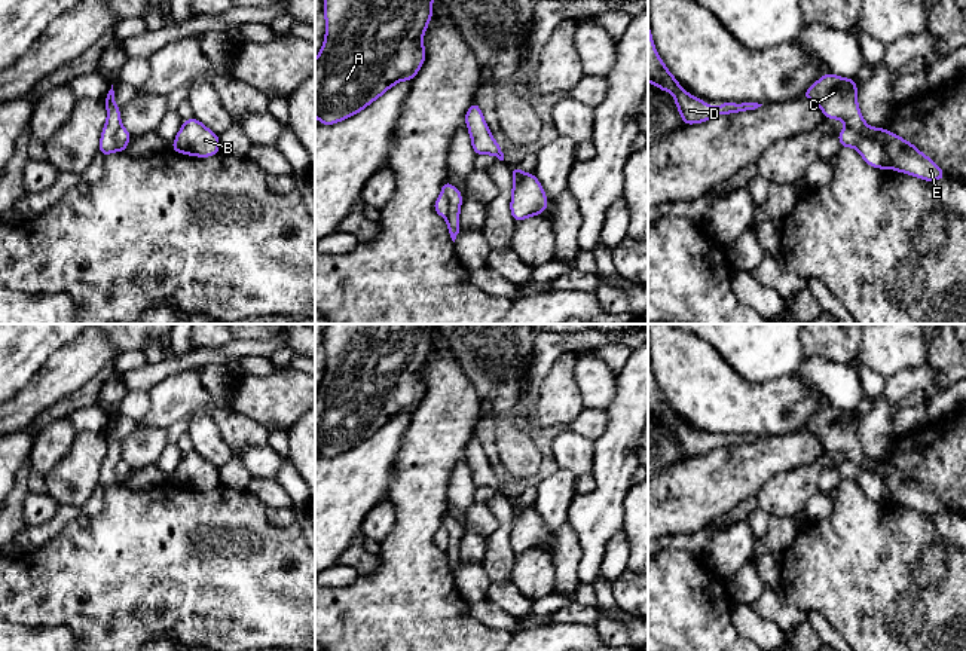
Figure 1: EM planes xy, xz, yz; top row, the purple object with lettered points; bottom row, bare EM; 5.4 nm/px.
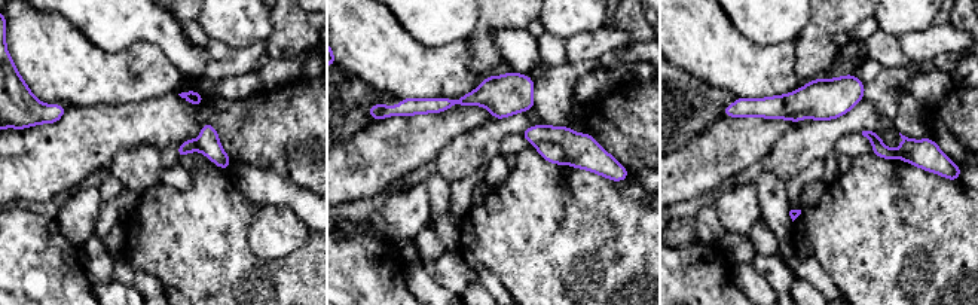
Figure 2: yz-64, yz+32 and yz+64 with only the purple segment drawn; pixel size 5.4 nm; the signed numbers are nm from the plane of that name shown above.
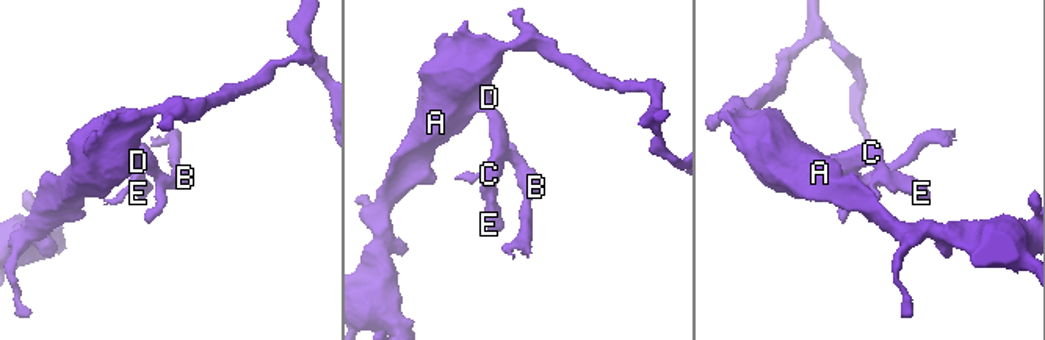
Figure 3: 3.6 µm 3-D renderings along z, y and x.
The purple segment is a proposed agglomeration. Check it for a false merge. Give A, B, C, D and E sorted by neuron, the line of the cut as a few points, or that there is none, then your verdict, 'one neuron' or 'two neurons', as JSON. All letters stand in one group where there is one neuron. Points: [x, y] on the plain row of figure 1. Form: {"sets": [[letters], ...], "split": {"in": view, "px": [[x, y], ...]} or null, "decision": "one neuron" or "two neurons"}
{"sets": [["A", "B", "C", "D"], ["E"]], "split": {"in": "yz", "px": [[861, 468], [870, 468], [883, 479], [887, 498]]}, "decision": "two neurons"}

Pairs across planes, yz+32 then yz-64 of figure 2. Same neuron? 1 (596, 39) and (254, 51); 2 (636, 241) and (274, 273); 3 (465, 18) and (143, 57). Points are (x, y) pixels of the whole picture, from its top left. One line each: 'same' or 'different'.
1: same
2: same
3: different

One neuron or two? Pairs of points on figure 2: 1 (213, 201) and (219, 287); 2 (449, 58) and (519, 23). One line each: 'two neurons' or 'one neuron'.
1: one neuron
2: two neurons

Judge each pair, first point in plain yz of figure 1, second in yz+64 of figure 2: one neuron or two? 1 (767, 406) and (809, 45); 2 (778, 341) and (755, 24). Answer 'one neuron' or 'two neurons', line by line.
1: two neurons
2: one neuron

